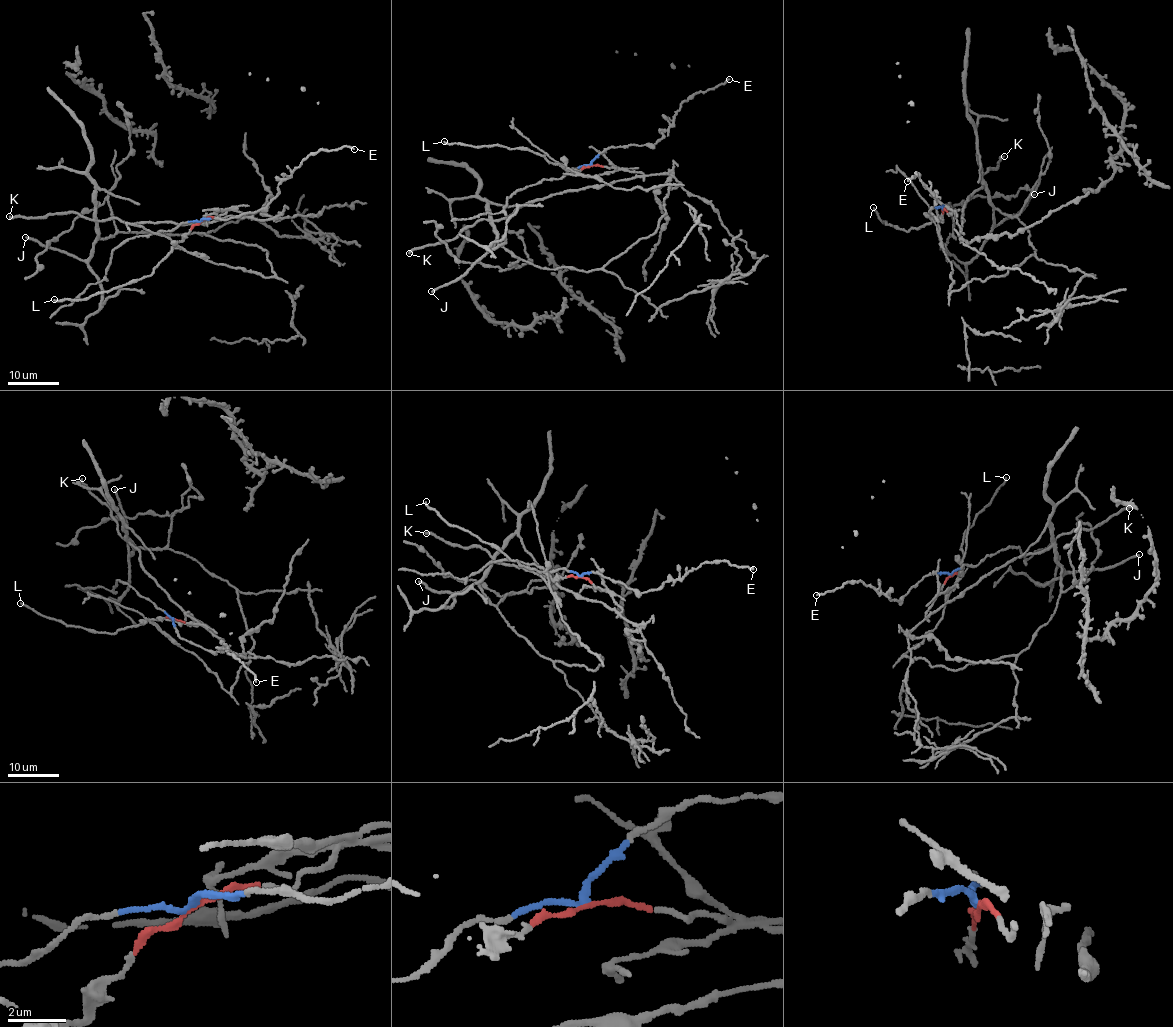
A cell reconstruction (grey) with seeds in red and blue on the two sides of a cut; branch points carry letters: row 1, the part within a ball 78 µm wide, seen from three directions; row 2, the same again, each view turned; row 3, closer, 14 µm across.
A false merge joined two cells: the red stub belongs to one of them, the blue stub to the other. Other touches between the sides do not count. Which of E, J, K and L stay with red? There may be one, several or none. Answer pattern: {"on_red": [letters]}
{"on_red": ["J", "K", "L"]}

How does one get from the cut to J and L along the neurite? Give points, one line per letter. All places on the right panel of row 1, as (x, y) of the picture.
J: (943, 209), (953, 213), (960, 229), (961, 210), (969, 195), (982, 185), (996, 225), (1023, 209), (1033, 193)
L: (943, 209), (941, 220), (906, 231), (883, 222), (873, 208)

